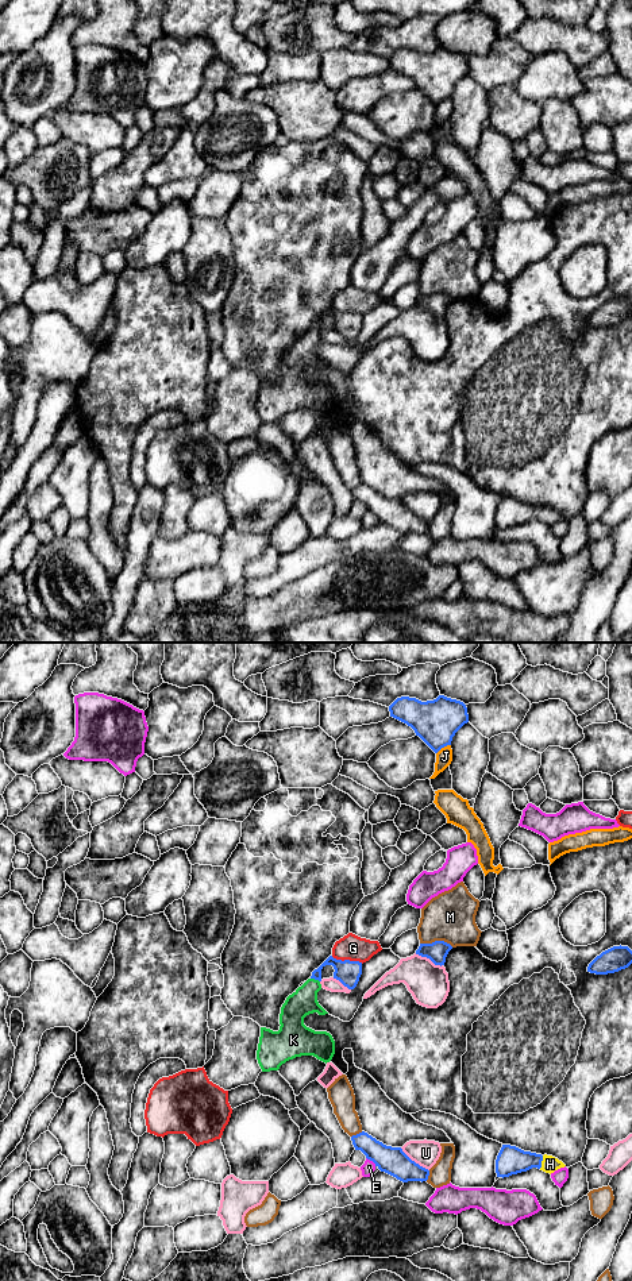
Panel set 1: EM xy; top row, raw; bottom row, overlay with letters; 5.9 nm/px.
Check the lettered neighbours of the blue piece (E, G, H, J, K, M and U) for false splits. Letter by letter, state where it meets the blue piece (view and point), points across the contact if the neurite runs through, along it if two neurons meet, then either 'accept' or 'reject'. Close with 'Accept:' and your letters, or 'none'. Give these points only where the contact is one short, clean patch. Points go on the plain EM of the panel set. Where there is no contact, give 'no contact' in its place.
E: meets blue in xy at (372, 512); reject
G: meets blue in xy at (347, 312); reject
H: meets blue in xy at (540, 514); accept
J: meets blue in xy at (443, 99); reject
K: meets blue in xy at (315, 331); runs through xy (347, 324), (326, 315), (315, 331), (303, 354); accept
M: meets blue in xy at (436, 293); reject
U: meets blue in xy at (413, 513); reject
Accept: H, K

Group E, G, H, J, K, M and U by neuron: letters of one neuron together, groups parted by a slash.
E / G / H K / J M / U

